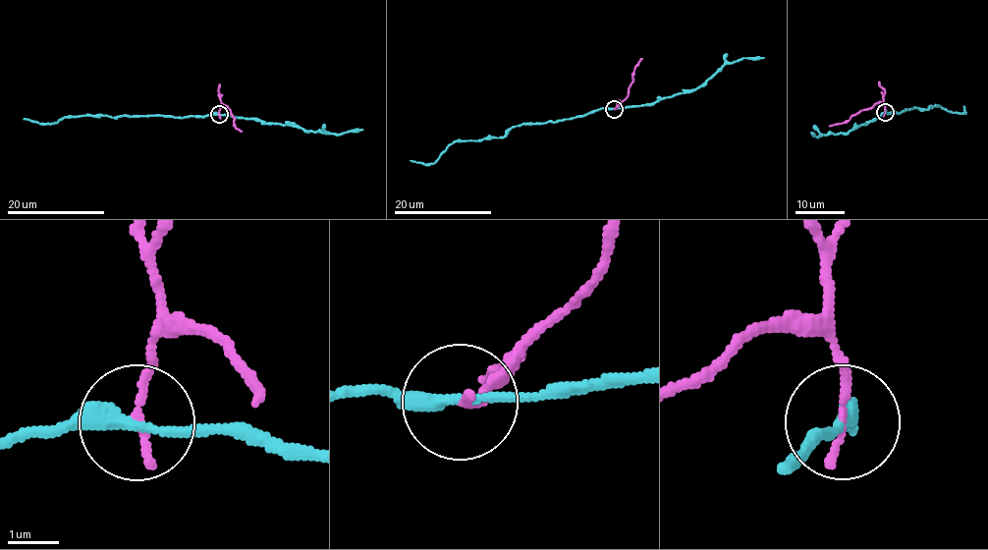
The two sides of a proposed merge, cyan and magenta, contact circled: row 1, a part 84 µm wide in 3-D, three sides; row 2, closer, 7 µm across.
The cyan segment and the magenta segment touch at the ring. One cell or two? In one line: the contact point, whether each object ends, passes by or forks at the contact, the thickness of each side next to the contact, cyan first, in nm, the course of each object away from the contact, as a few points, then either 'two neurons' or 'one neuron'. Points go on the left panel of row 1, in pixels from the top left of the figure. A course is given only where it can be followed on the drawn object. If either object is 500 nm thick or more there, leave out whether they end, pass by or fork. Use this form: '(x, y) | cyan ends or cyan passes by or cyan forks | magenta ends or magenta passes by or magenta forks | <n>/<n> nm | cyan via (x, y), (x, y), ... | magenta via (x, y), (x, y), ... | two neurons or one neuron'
(219, 114) | cyan passes by | magenta ends | 260/190 nm | cyan via (218, 114), (182, 118), (64, 117), (57, 122), (44, 123), (24, 118) | magenta via (218, 114), (219, 107), (226, 105), (234, 118), (235, 128), (242, 132) | two neurons

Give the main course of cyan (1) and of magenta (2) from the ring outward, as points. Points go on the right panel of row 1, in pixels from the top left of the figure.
1: (884, 112), (898, 114), (915, 107), (928, 109), (939, 105), (949, 111), (963, 112), (964, 105)
2: (884, 112), (884, 105), (876, 103), (848, 121), (829, 127)

